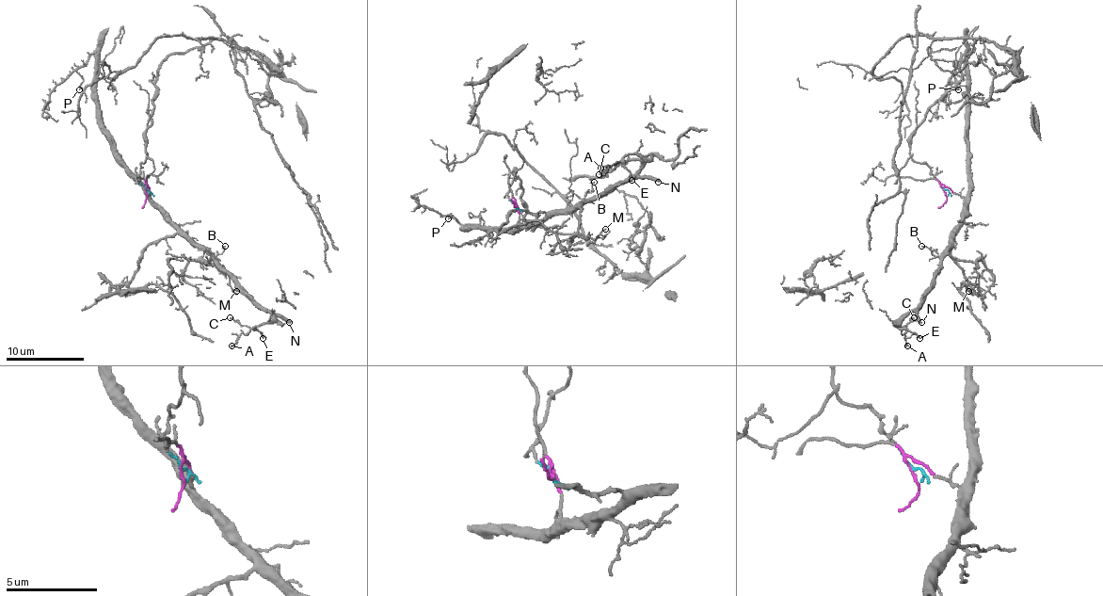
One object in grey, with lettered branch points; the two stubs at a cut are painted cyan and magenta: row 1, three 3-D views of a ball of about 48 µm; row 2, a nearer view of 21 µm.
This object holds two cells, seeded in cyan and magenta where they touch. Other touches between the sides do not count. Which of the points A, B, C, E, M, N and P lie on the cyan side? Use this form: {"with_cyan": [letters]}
{"with_cyan": []}

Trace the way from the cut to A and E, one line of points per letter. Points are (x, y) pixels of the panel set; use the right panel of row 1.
A: (947, 196), (945, 187), (963, 200), (961, 225), (921, 301), (894, 325), (908, 346)
E: (947, 196), (945, 187), (963, 200), (961, 225), (953, 236), (953, 247), (921, 301), (894, 323), (919, 338)

